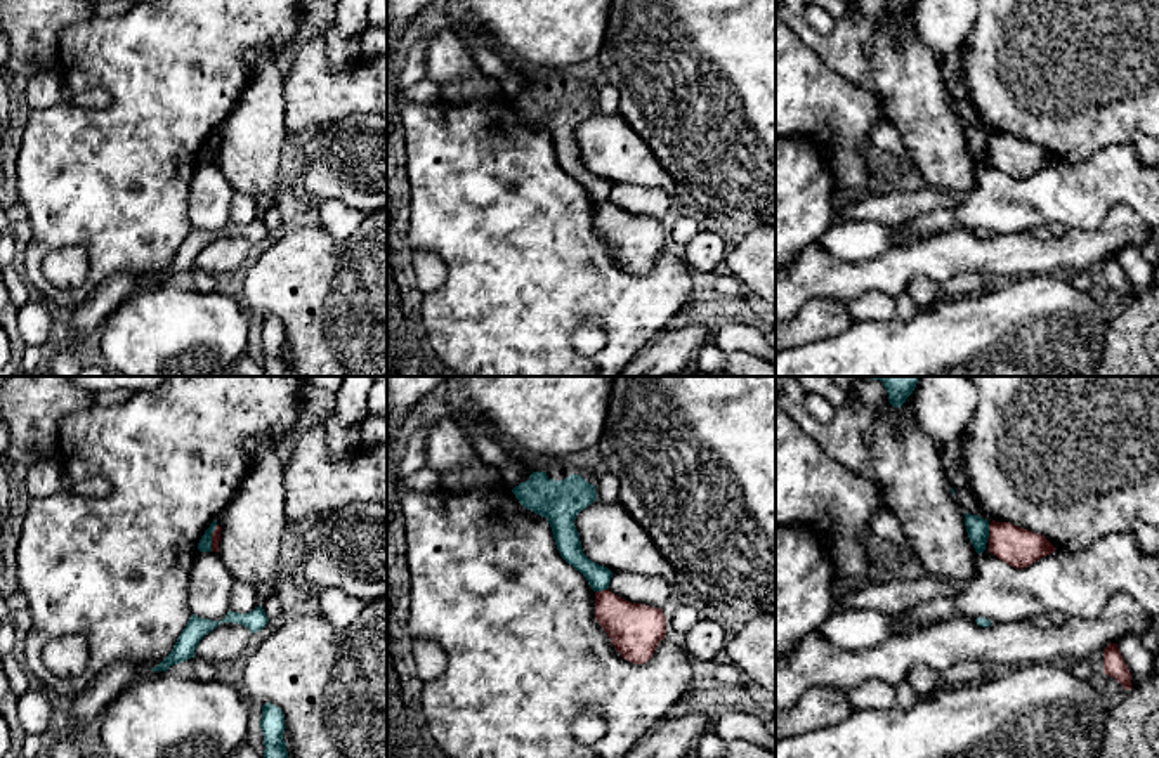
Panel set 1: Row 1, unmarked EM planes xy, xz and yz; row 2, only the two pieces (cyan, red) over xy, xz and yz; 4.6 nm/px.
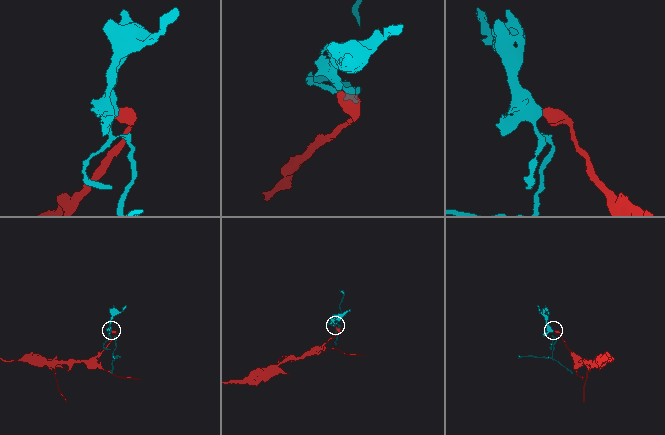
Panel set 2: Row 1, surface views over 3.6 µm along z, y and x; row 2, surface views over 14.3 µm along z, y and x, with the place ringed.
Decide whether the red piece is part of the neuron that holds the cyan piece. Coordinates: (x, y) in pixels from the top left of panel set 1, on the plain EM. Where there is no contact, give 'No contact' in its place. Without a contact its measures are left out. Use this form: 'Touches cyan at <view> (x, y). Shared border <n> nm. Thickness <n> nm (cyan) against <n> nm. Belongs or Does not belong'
Touches cyan at xy (210, 150). Shared border 130 nm. Thickness 60 nm (cyan) against 50 nm. Does not belong

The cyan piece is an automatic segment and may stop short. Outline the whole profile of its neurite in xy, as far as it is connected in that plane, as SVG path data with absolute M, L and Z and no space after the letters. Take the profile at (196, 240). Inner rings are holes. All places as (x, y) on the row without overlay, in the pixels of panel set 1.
M262 217L246 225L229 222L222 232L203 231L191 225L186 239L179 246L172 264L151 283L167 283L170 278L194 269L194 262L200 252L217 239L220 234L238 234L250 241L250 245L260 243L267 236L267 227Z

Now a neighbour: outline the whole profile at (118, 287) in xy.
M113 272L97 284L80 305L73 309L73 319L68 338L73 345L82 347L87 337L134 291L149 284L144 276L128 272Z

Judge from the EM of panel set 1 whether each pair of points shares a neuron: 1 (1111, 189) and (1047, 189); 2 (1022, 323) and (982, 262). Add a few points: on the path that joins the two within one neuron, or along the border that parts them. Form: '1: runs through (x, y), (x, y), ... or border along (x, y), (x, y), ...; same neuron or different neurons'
1: runs through (1095, 191), (1062, 191); same neuron
2: border along (1048, 273), (1012, 278), (1008, 281); different neurons

